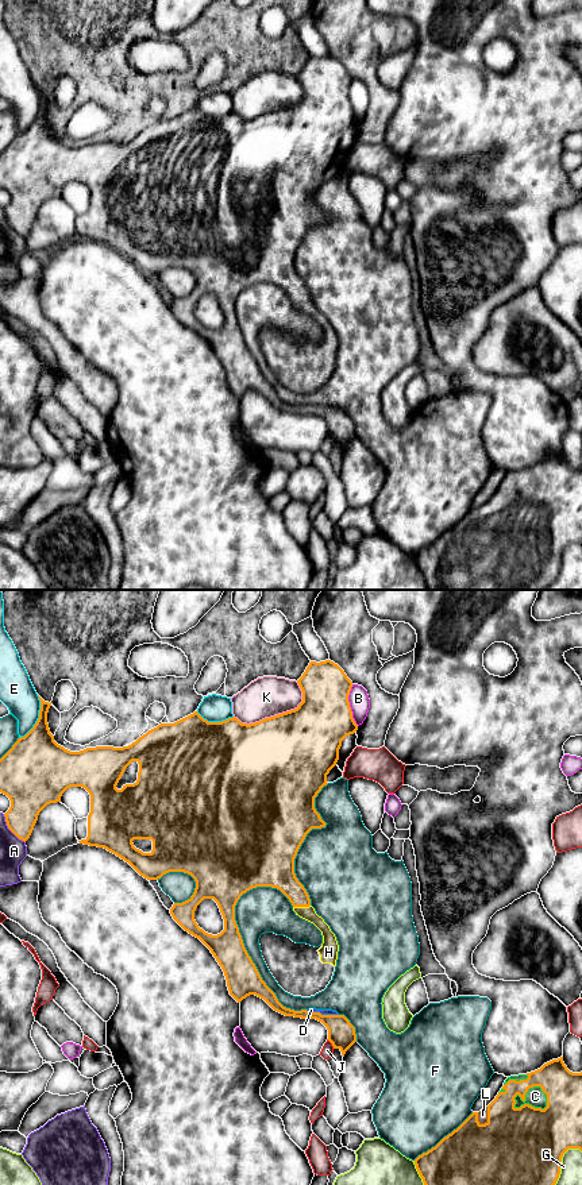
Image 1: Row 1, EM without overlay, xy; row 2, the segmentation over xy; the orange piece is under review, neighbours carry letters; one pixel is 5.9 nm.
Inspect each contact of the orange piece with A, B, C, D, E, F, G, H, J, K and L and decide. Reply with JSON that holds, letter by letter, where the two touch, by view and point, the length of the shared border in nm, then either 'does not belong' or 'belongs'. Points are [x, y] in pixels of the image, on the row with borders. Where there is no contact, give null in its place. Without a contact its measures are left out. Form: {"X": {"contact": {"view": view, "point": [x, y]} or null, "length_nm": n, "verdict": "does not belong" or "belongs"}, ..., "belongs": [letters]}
{"A": {"contact": {"view": "xy", "point": [10, 829]}, "length_nm": 220, "verdict": "does not belong"}, "B": {"contact": {"view": "xy", "point": [349, 705]}, "length_nm": 260, "verdict": "does not belong"}, "C": {"contact": {"view": "xy", "point": [535, 1108]}, "length_nm": 220, "verdict": "belongs"}, "D": {"contact": {"view": "xy", "point": [320, 1014]}, "length_nm": 200, "verdict": "belongs"}, "E": {"contact": {"view": "xy", "point": [38, 718]}, "length_nm": 280, "verdict": "does not belong"}, "F": {"contact": {"view": "xy", "point": [249, 956]}, "length_nm": 800, "verdict": "does not belong"}, "G": {"contact": {"view": "xy", "point": [561, 1162]}, "length_nm": 260, "verdict": "does not belong"}, "H": {"contact": {"view": "xy", "point": [301, 906]}, "length_nm": 110, "verdict": "belongs"}, "J": {"contact": {"view": "xy", "point": [331, 1042]}, "length_nm": 70, "verdict": "does not belong"}, "K": {"contact": {"view": "xy", "point": [274, 715]}, "length_nm": 440, "verdict": "does not belong"}, "L": {"contact": {"view": "xy", "point": [488, 1118]}, "length_nm": 120, "verdict": "belongs"}, "belongs": ["C", "D", "H", "L"]}

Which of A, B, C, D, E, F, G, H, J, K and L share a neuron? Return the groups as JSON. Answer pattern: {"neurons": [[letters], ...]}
{"neurons": [["A"], ["B"], ["C", "D", "H", "L"], ["E", "F", "K"], ["G"], ["J"]]}

